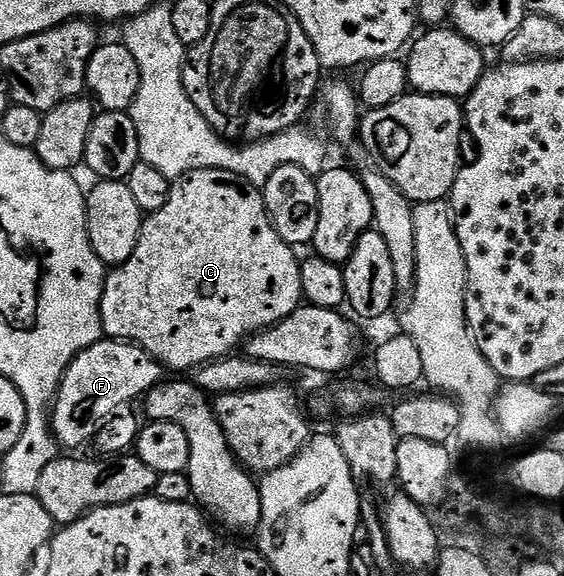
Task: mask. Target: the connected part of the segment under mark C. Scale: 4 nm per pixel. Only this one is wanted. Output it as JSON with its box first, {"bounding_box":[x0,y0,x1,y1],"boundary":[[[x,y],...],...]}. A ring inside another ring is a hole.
{"bounding_box":[101,170,303,371],"boundary":[[[191,170],[190,173],[184,177],[179,177],[172,182],[173,190],[171,195],[167,199],[167,203],[163,203],[163,207],[159,207],[159,211],[148,214],[141,222],[141,234],[139,235],[139,243],[135,247],[135,255],[131,255],[131,259],[127,259],[124,265],[119,265],[108,270],[105,278],[105,286],[103,287],[103,295],[101,296],[101,328],[104,336],[109,339],[116,339],[119,341],[128,341],[130,343],[136,343],[141,346],[142,349],[146,349],[155,360],[160,363],[166,370],[169,369],[190,369],[190,371],[196,370],[202,365],[206,365],[209,361],[217,361],[221,357],[230,356],[234,352],[233,349],[242,344],[246,339],[252,337],[253,334],[261,331],[262,329],[269,329],[273,325],[279,323],[283,319],[287,319],[292,312],[295,312],[297,307],[302,304],[303,298],[301,295],[301,284],[299,283],[299,271],[301,270],[301,261],[299,257],[296,257],[294,246],[288,245],[284,239],[279,235],[279,231],[275,231],[275,227],[271,223],[271,219],[267,215],[265,210],[265,195],[260,188],[253,186],[243,179],[239,175],[232,174],[231,171],[225,170]]]}

